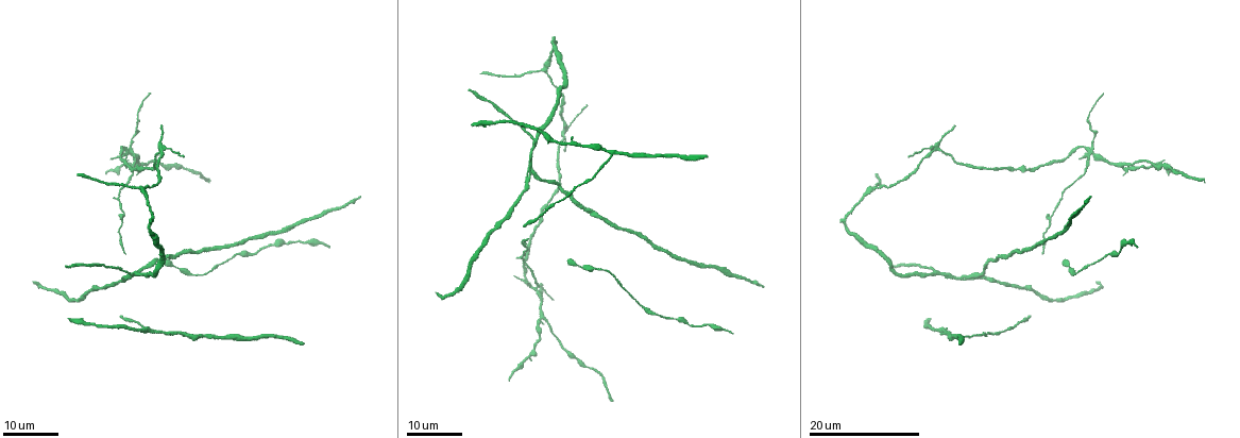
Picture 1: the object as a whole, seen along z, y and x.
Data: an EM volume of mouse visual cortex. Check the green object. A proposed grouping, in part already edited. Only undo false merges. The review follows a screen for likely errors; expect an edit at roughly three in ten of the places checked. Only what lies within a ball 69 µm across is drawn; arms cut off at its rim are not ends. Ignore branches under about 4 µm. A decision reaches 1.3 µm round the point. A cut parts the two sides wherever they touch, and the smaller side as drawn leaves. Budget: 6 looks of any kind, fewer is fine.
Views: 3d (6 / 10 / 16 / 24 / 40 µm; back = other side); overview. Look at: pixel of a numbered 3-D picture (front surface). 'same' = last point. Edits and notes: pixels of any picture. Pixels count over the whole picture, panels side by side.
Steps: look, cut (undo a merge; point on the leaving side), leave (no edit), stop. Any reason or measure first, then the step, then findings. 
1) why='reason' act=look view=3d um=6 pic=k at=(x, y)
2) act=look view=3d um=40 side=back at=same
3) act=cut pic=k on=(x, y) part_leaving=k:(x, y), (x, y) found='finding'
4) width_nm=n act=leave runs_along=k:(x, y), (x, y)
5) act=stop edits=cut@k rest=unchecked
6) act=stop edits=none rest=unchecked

why='three-way junction' act=look view=3d um=16 pic=1 at=(132, 154)

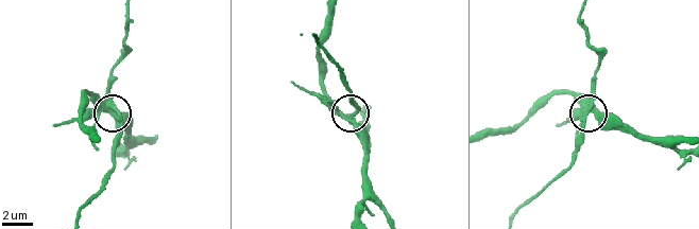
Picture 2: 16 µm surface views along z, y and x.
act=look view=3d um=6 pic=2 at=(117, 110)

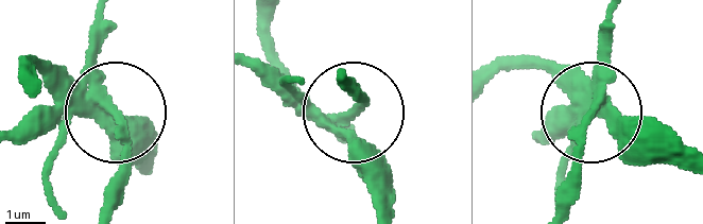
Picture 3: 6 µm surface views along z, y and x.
act=cut pic=3 on=(39, 122) part_leaving=3:(81, 99), (108, 109), (118, 130), (112, 211) found='two neurons meet here'

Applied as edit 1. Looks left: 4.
act=look view=overview

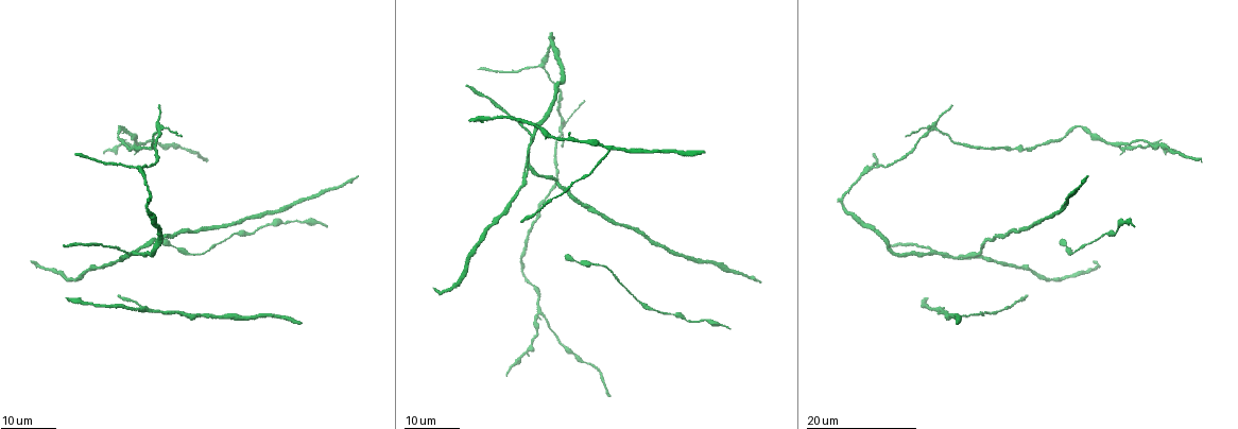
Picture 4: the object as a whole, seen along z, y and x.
why='looks like a crossing' act=look view=3d um=24 pic=4 at=(1118, 146)

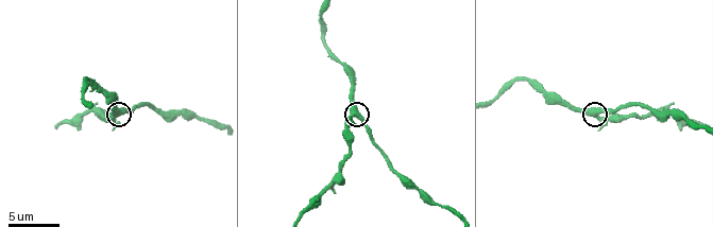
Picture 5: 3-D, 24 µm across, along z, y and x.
act=look view=3d um=10 pic=5 at=(594, 115)

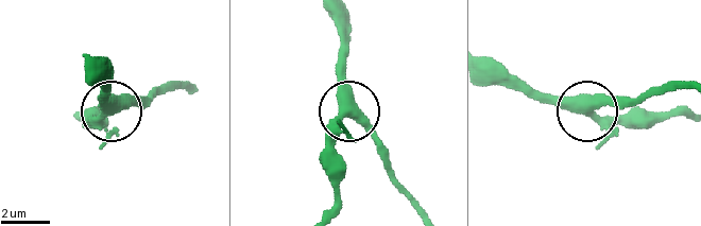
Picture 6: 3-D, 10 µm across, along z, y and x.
act=leave runs_along=6:(490, 81), (569, 99), (605, 119), (652, 125) found='one neuron here'

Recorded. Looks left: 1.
act=stop edits=cut@3 rest=unchecked

